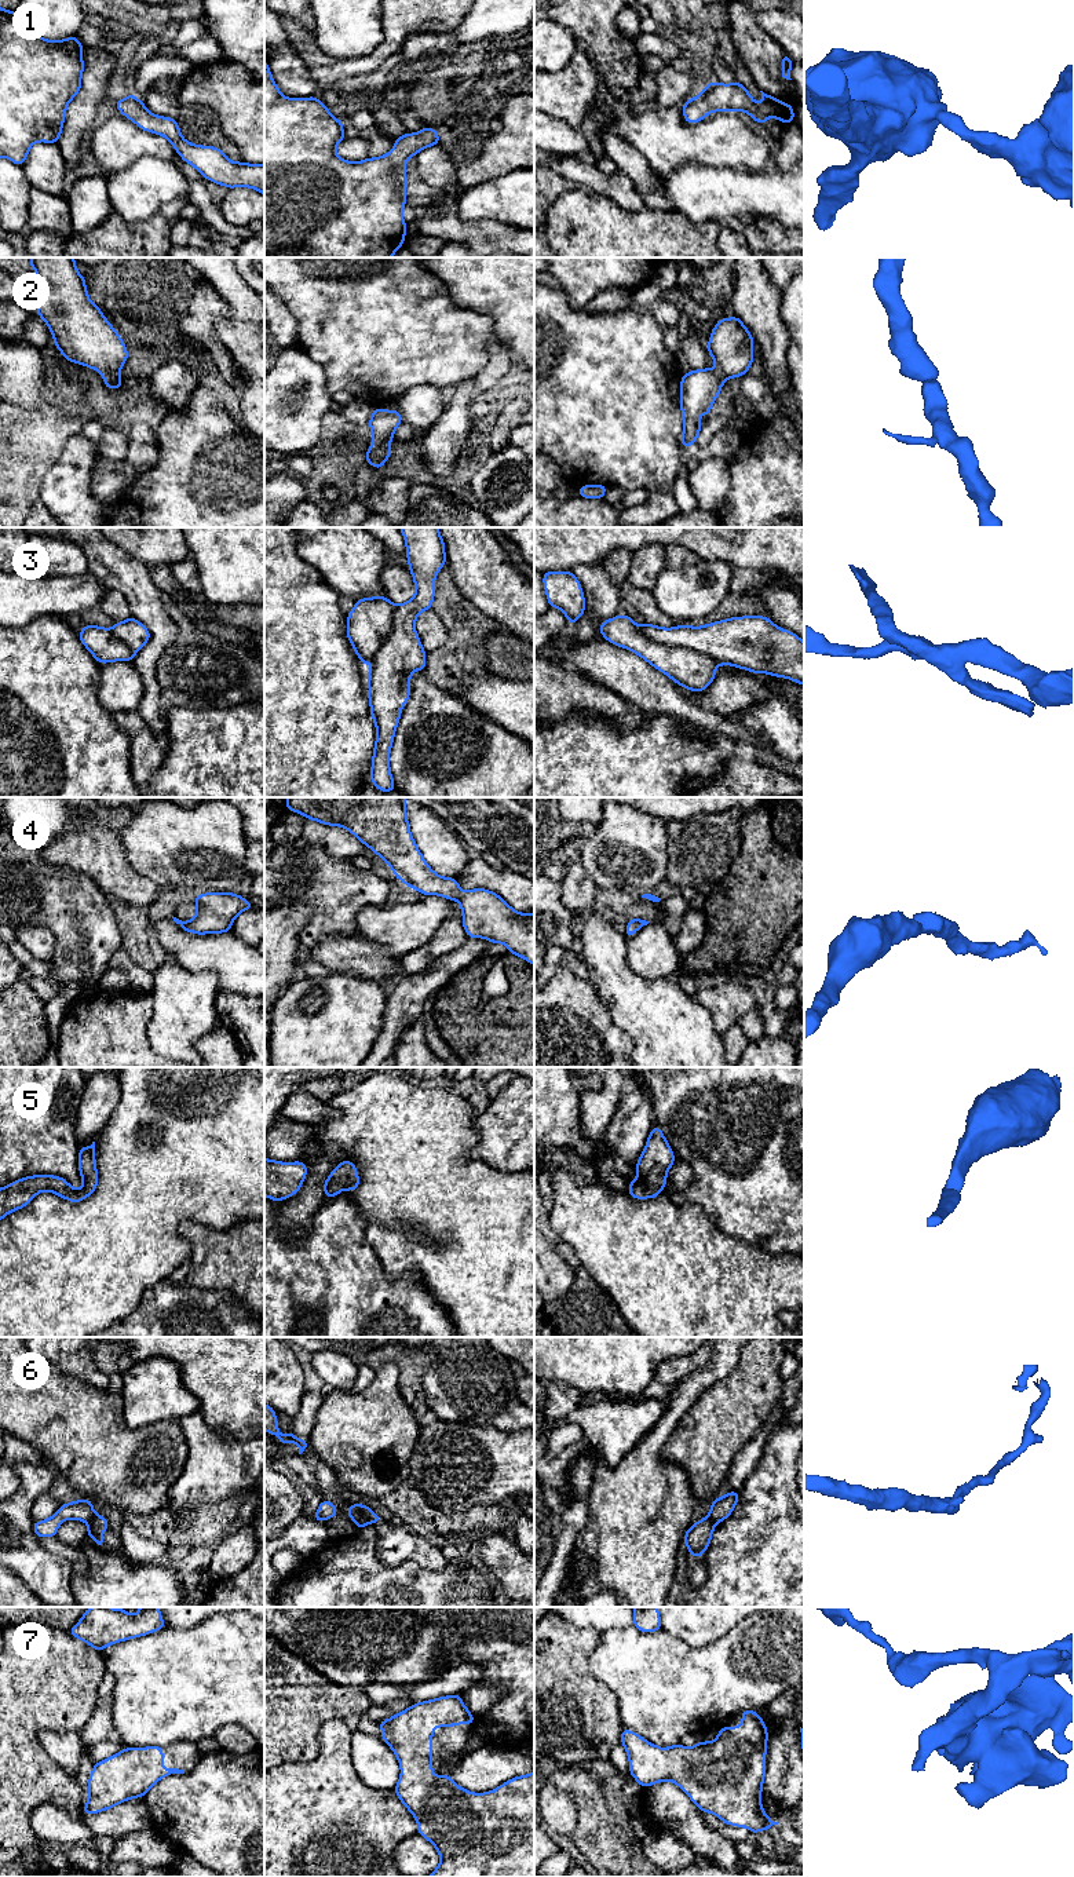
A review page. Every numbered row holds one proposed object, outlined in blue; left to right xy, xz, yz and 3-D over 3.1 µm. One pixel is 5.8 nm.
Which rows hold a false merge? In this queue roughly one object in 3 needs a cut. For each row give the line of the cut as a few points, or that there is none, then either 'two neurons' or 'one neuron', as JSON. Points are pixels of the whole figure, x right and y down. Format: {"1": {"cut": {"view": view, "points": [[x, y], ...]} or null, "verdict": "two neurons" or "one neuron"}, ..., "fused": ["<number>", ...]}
{"1": {"cut": null, "verdict": "one neuron"}, "2": {"cut": null, "verdict": "one neuron"}, "3": {"cut": {"view": "yz", "points": [[636, 625], [653, 641], [682, 645], [707, 653], [718, 664]]}, "verdict": "two neurons"}, "4": {"cut": null, "verdict": "one neuron"}, "5": {"cut": null, "verdict": "one neuron"}, "6": {"cut": {"view": "xz", "points": [[354, 1504], [368, 1522]]}, "verdict": "two neurons"}, "7": {"cut": null, "verdict": "one neuron"}, "fused": ["3", "6"]}

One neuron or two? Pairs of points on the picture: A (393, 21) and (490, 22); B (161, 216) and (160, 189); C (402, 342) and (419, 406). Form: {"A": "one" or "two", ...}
{"A": "two", "B": "two", "C": "two"}

